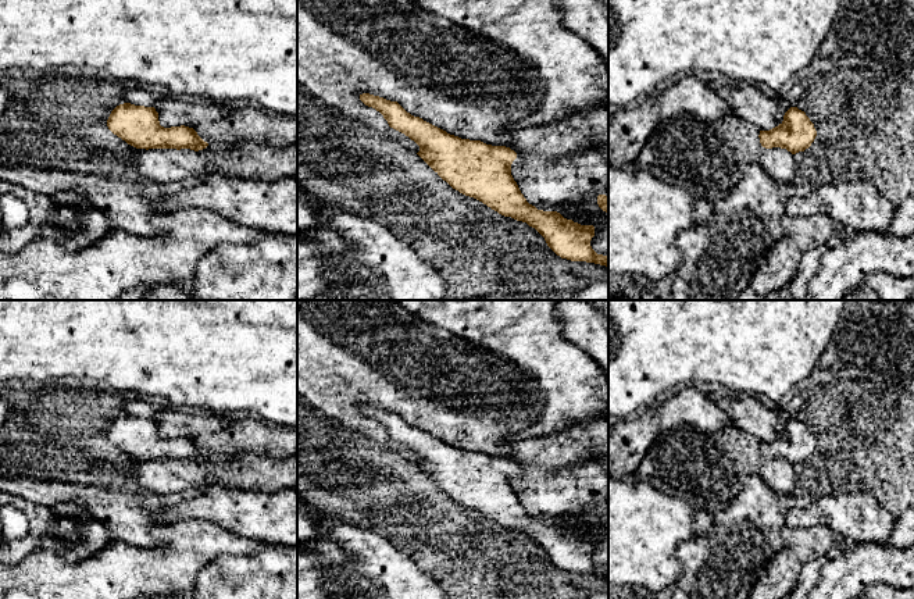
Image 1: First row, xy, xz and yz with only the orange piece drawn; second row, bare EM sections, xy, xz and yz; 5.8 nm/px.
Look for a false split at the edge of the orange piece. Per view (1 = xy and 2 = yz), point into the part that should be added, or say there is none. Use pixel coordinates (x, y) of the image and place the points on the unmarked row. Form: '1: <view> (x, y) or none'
1: none
2: none

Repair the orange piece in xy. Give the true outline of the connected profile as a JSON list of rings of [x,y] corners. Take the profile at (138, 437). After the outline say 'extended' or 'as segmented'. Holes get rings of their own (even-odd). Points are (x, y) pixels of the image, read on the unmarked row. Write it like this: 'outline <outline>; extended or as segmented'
outline [[[124,414],[117,417],[108,431],[108,441],[136,460],[190,460],[194,463],[208,457],[193,439],[160,436],[154,418]]]; as segmented

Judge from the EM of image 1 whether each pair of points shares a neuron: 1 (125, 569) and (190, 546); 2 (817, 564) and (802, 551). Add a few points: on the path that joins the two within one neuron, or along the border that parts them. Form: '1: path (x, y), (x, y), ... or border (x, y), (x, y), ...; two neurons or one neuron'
1: path (142, 569), (168, 569), (174, 563); one neuron
2: border (825, 555), (813, 558), (802, 569), (795, 584); two neurons

